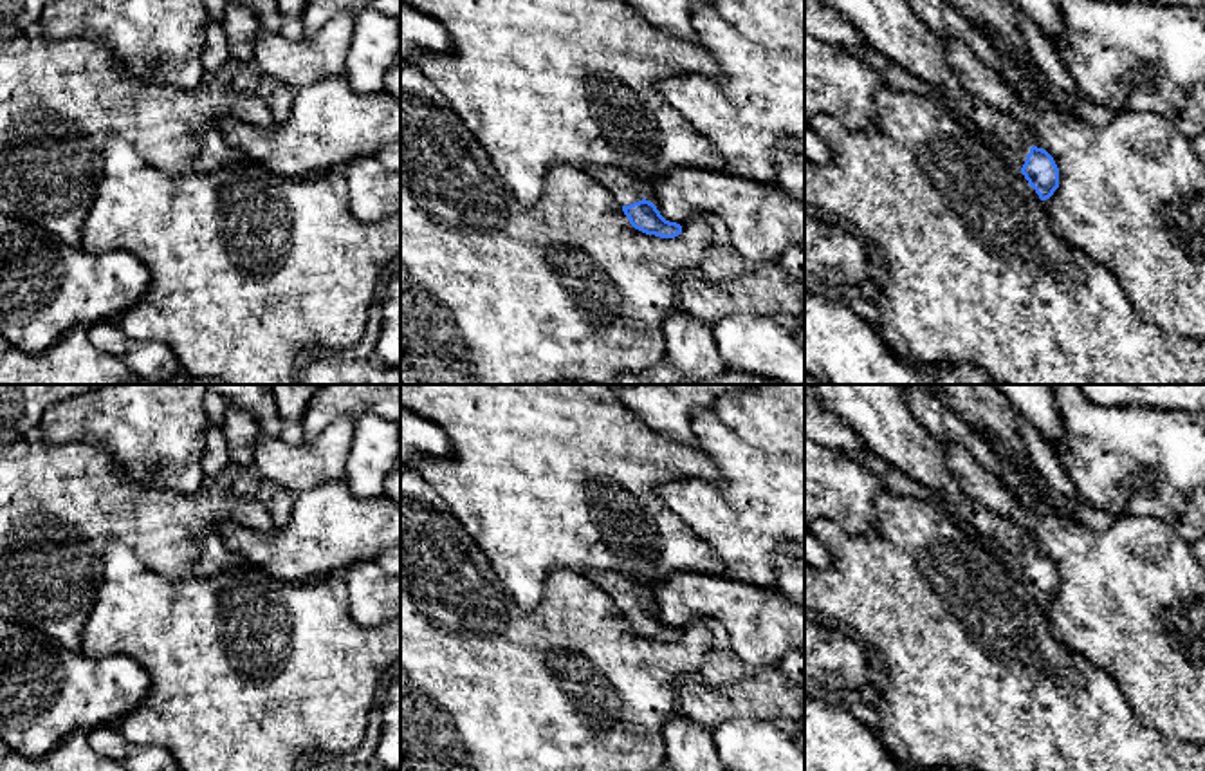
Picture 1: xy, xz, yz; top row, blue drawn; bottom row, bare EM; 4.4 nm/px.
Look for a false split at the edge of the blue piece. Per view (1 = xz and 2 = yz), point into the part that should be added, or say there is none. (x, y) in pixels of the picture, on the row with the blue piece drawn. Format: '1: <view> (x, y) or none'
1: xz (626, 188)
2: yz (1016, 157)

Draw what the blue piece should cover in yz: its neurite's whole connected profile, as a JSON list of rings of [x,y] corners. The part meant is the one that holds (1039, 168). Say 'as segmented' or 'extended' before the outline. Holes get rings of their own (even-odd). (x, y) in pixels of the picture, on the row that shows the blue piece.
extended; [[[981,134],[981,139],[1016,172],[1025,175],[1041,200],[1050,199],[1059,188],[1059,168],[1046,150],[1032,146],[1030,141],[1019,148],[1012,148],[987,134]]]

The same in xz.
extended; [[[592,166],[588,173],[615,197],[635,229],[660,238],[682,233],[680,224],[666,220],[657,206],[644,199],[642,182],[631,173],[610,166]]]

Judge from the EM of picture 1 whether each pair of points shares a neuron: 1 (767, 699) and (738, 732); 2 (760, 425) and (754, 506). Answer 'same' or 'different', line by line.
1: different
2: different

